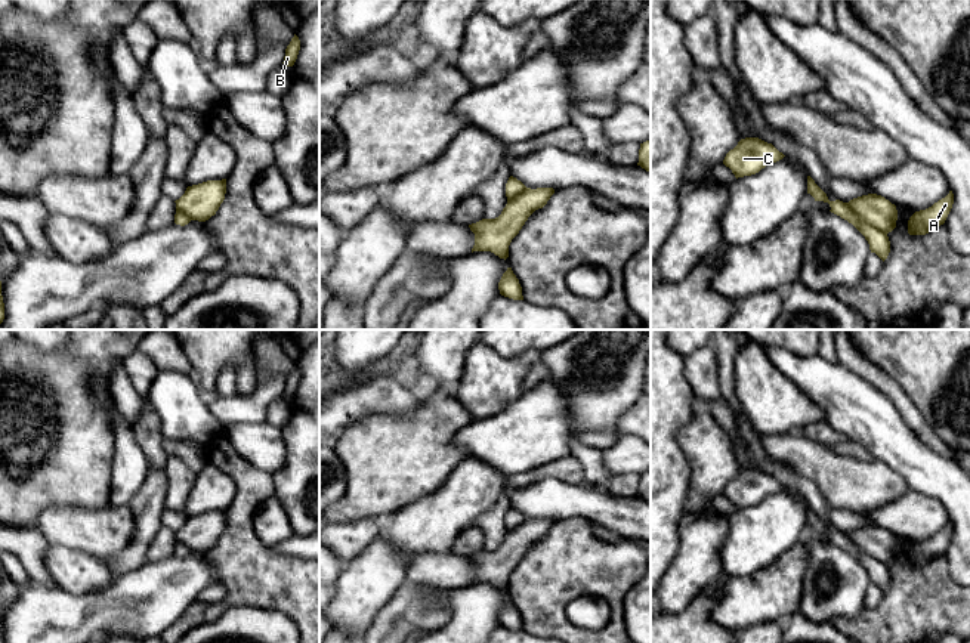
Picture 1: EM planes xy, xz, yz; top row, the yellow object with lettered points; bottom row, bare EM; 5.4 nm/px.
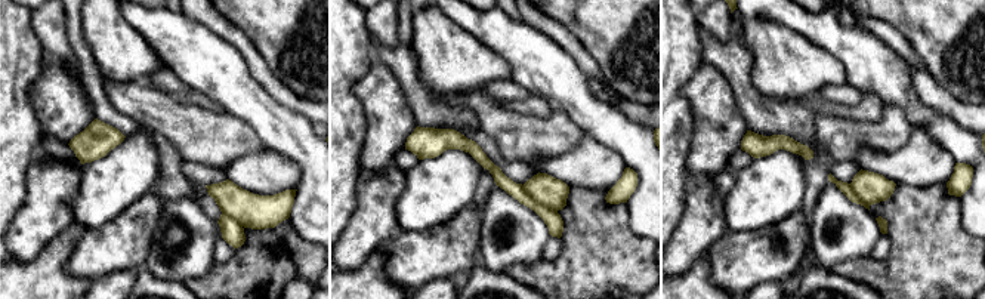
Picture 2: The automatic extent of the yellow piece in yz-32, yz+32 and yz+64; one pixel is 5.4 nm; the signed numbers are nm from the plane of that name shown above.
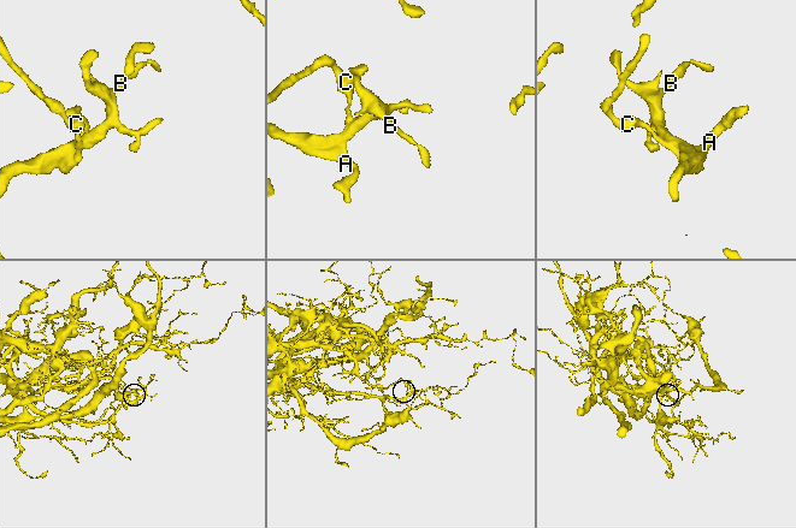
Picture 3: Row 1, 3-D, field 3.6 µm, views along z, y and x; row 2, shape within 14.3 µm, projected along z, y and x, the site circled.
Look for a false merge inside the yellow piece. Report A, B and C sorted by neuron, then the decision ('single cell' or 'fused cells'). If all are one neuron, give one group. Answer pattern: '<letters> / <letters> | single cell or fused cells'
A B / C | fused cells

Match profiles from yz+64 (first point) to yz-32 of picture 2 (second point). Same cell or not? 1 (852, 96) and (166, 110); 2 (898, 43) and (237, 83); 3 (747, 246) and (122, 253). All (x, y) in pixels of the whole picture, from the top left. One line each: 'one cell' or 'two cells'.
1: two cells
2: two cells
3: one cell

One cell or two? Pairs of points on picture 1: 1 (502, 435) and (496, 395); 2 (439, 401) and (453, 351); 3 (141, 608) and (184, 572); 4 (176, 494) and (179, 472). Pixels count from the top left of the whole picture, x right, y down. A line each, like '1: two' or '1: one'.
1: two
2: two
3: one
4: one

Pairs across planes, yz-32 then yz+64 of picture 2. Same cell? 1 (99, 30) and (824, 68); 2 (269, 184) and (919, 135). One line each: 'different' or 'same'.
1: same
2: same

